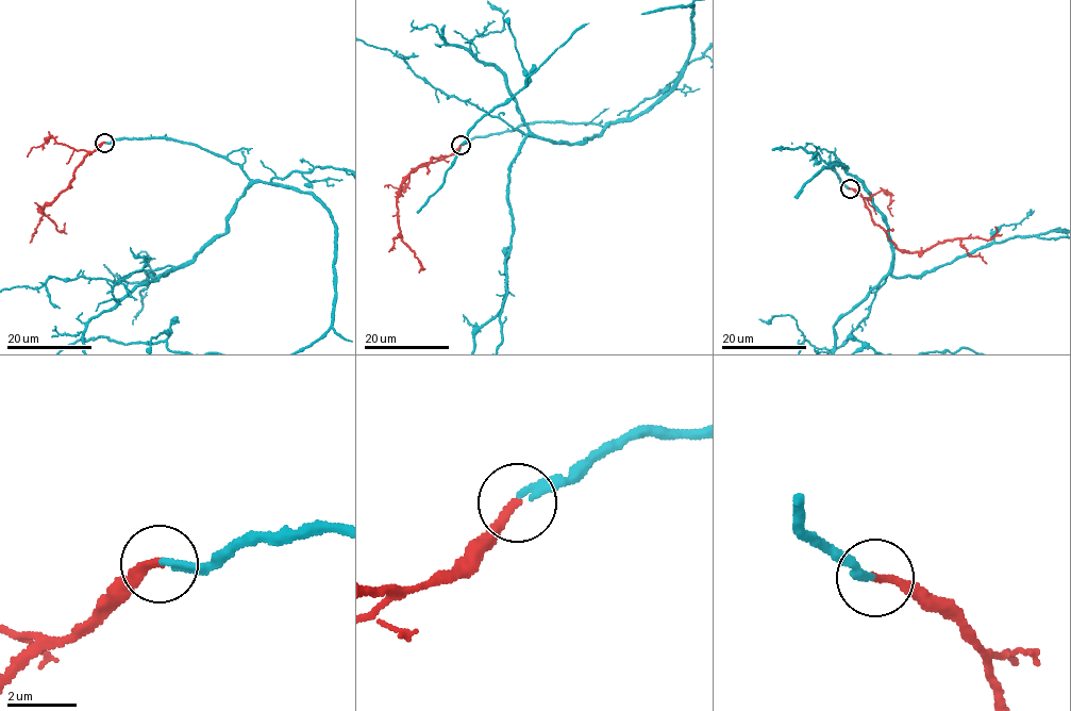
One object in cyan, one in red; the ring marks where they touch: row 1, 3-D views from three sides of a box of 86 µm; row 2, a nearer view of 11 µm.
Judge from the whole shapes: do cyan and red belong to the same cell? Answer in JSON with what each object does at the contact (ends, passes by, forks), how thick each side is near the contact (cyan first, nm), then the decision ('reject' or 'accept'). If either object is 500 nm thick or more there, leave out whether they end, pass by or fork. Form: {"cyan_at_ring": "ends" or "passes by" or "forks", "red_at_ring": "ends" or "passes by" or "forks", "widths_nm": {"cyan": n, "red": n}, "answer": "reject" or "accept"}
{"cyan_at_ring": "ends", "red_at_ring": "ends", "widths_nm": {"cyan": 200, "red": 240}, "answer": "accept"}

